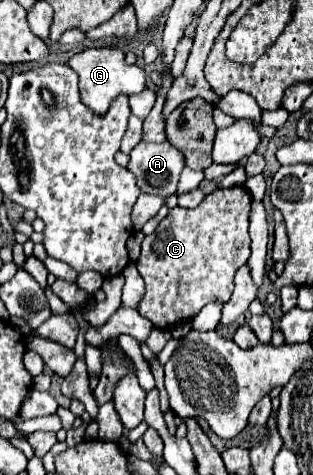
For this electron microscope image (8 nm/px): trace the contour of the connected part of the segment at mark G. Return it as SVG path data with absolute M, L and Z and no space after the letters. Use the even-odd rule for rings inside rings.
M89 48L89 50L83 50L75 56L71 56L71 60L67 64L79 76L81 100L97 114L105 114L111 100L115 100L115 96L119 96L119 94L131 96L131 94L143 92L147 88L143 70L139 66L129 66L125 62L125 54L119 48Z

